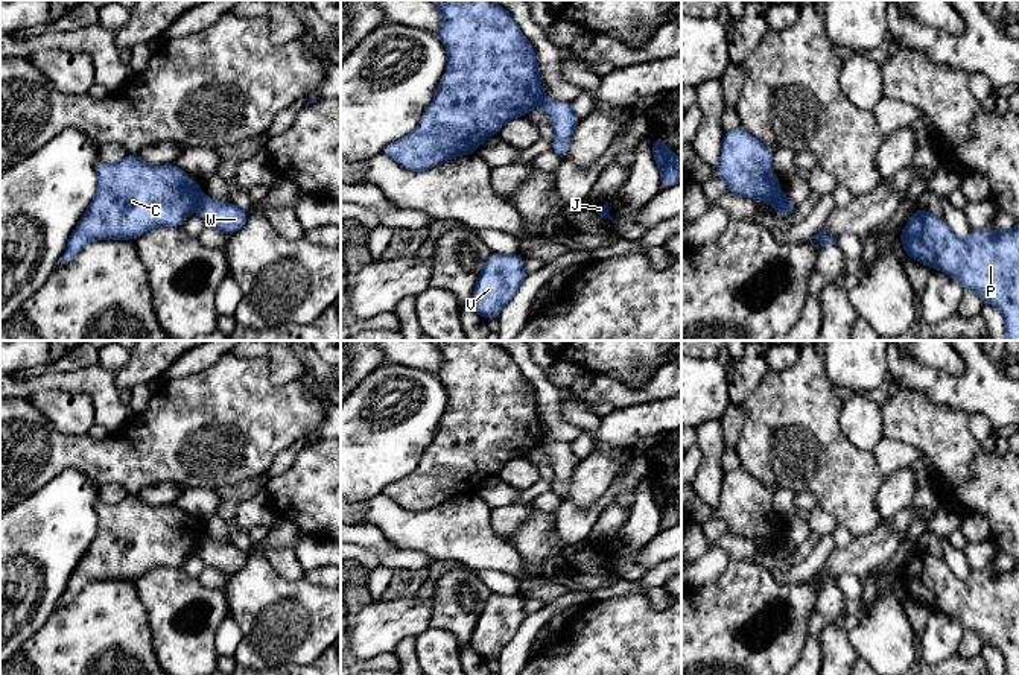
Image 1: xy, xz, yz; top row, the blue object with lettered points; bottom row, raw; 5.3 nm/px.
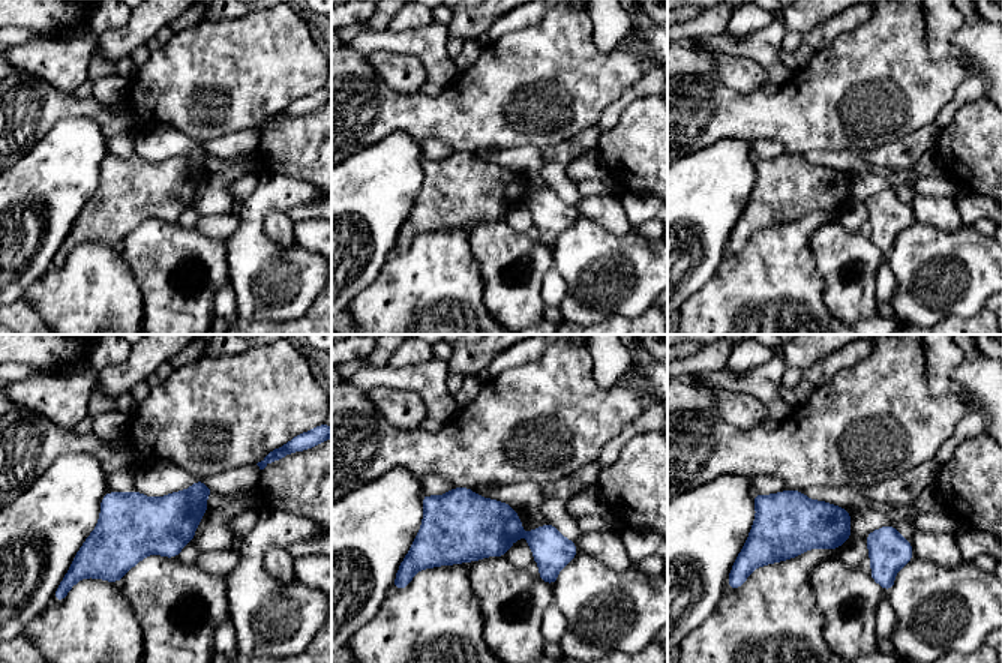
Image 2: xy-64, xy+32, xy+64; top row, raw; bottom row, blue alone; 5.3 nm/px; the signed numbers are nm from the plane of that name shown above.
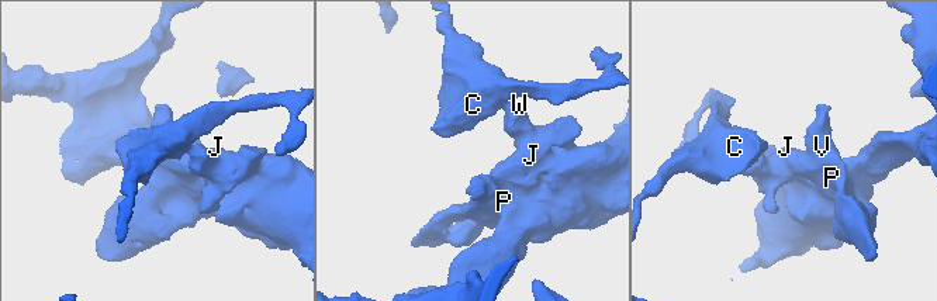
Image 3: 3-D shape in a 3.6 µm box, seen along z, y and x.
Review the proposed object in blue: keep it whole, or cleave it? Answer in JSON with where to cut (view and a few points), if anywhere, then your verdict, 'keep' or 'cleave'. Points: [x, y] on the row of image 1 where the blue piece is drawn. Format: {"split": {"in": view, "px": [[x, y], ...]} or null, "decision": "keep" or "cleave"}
{"split": {"in": "xy", "px": [[203, 195], [196, 209]]}, "decision": "cleave"}

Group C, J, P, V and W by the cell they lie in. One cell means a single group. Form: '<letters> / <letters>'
C / J P V W

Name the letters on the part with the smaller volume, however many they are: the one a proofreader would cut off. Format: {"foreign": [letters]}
{"foreign": ["C"]}

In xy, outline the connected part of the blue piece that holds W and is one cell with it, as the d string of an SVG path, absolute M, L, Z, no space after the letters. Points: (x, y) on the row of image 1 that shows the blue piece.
M207 195L201 196L198 211L207 227L228 234L234 234L248 222L248 213L236 204L219 202Z

